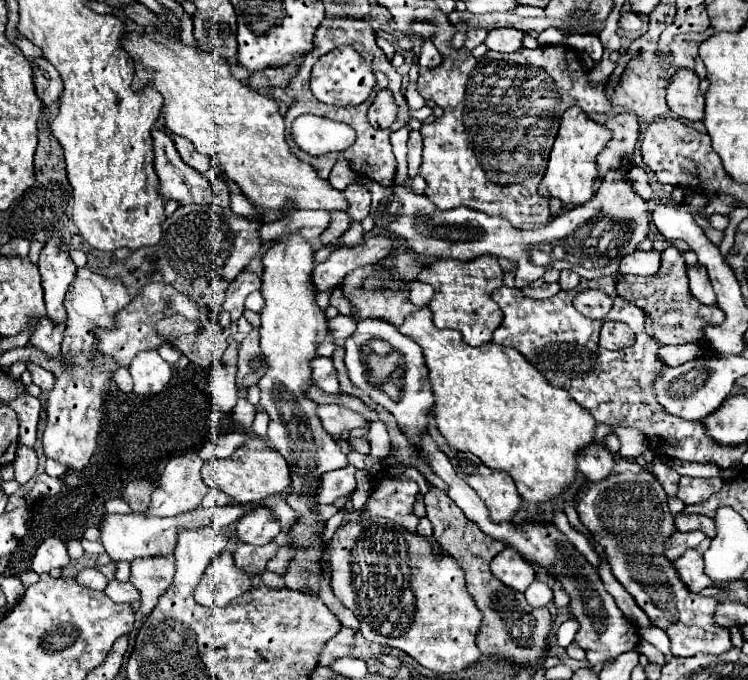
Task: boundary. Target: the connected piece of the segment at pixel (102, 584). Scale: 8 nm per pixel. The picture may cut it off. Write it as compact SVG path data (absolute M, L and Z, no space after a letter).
M95 567L83 569L75 579L77 579L79 583L91 587L91 589L97 589L97 591L103 591L103 589L107 587L107 583L109 583L109 579L107 579L99 569L95 569Z

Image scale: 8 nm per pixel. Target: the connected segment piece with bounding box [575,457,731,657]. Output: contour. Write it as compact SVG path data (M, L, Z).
M617 459L613 471L595 483L585 483L575 495L575 509L593 539L605 549L615 579L635 597L637 605L671 639L671 651L679 657L695 653L723 653L731 647L727 627L715 625L719 601L703 597L683 585L675 565L665 557L665 541L675 533L667 493L655 475L635 461Z

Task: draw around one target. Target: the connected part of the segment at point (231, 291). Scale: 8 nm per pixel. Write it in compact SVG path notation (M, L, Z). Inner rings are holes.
M243 271L239 273L227 287L227 293L225 293L225 303L223 303L223 309L231 315L233 321L237 321L245 307L245 299L249 293L257 291L261 287L261 277L257 273L251 273L251 271Z

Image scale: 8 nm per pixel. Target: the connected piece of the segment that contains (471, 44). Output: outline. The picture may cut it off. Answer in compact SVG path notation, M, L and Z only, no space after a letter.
M471 29L471 31L467 31L465 47L471 51L471 49L475 49L477 45L481 45L481 43L485 41L485 37L487 37L487 31L485 31L485 29Z

